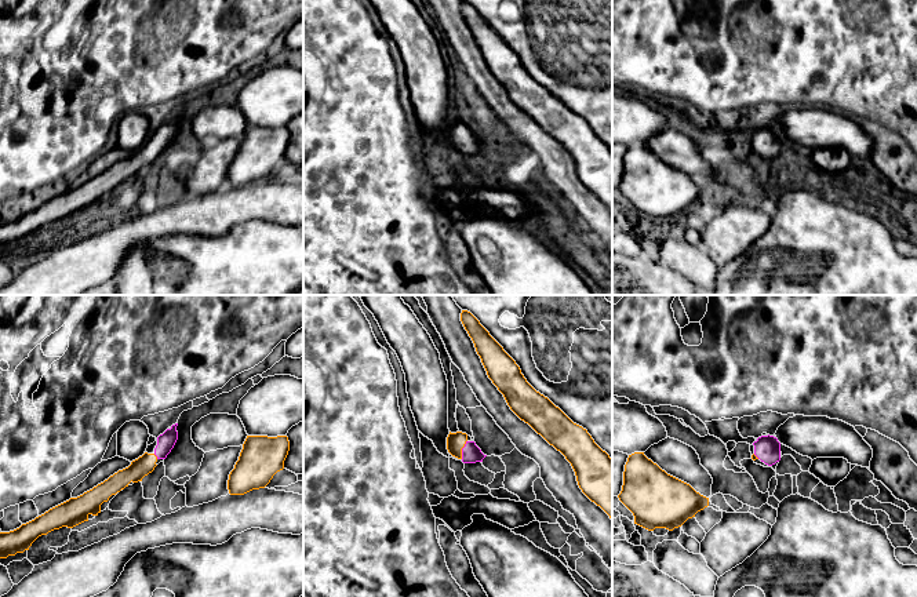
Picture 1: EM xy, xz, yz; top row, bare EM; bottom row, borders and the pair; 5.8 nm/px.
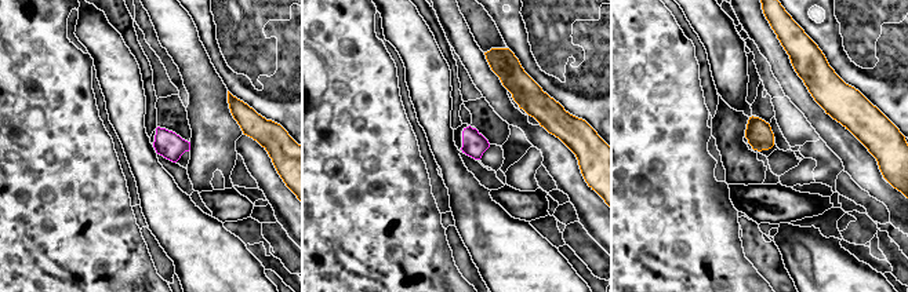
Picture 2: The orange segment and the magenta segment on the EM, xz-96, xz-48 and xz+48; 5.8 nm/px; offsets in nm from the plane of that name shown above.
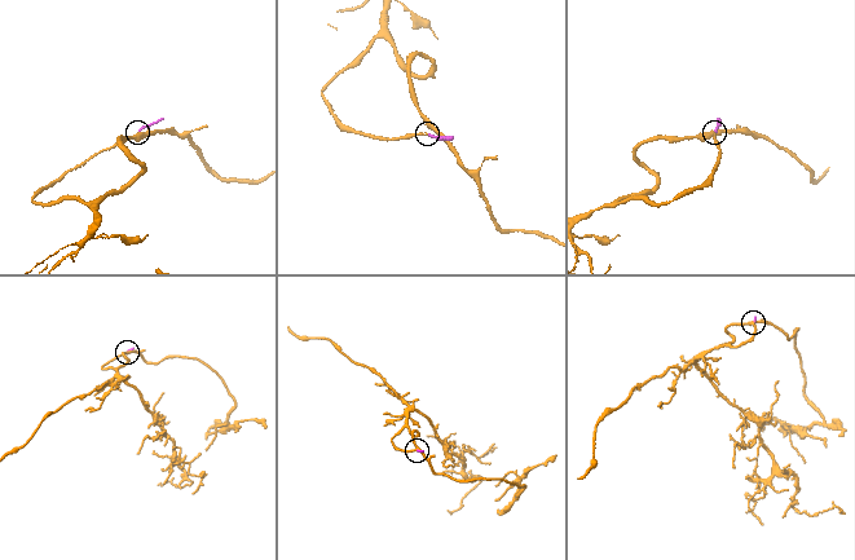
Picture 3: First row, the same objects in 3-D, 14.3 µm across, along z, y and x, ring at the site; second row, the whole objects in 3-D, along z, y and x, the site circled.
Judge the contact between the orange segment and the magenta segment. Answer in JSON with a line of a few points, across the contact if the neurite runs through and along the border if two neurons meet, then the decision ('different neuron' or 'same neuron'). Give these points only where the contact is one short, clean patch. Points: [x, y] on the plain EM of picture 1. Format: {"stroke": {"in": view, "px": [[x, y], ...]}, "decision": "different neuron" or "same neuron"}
{"stroke": {"in": "xz", "px": [[455, 133], [461, 141], [470, 144]]}, "decision": "same neuron"}

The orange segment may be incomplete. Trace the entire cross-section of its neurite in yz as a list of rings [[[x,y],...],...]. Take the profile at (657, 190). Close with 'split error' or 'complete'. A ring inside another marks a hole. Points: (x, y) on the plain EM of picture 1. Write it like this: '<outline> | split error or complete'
[[[644,143],[629,146],[619,192],[633,204],[634,215],[673,222],[709,197],[709,189],[667,165]]] | complete

